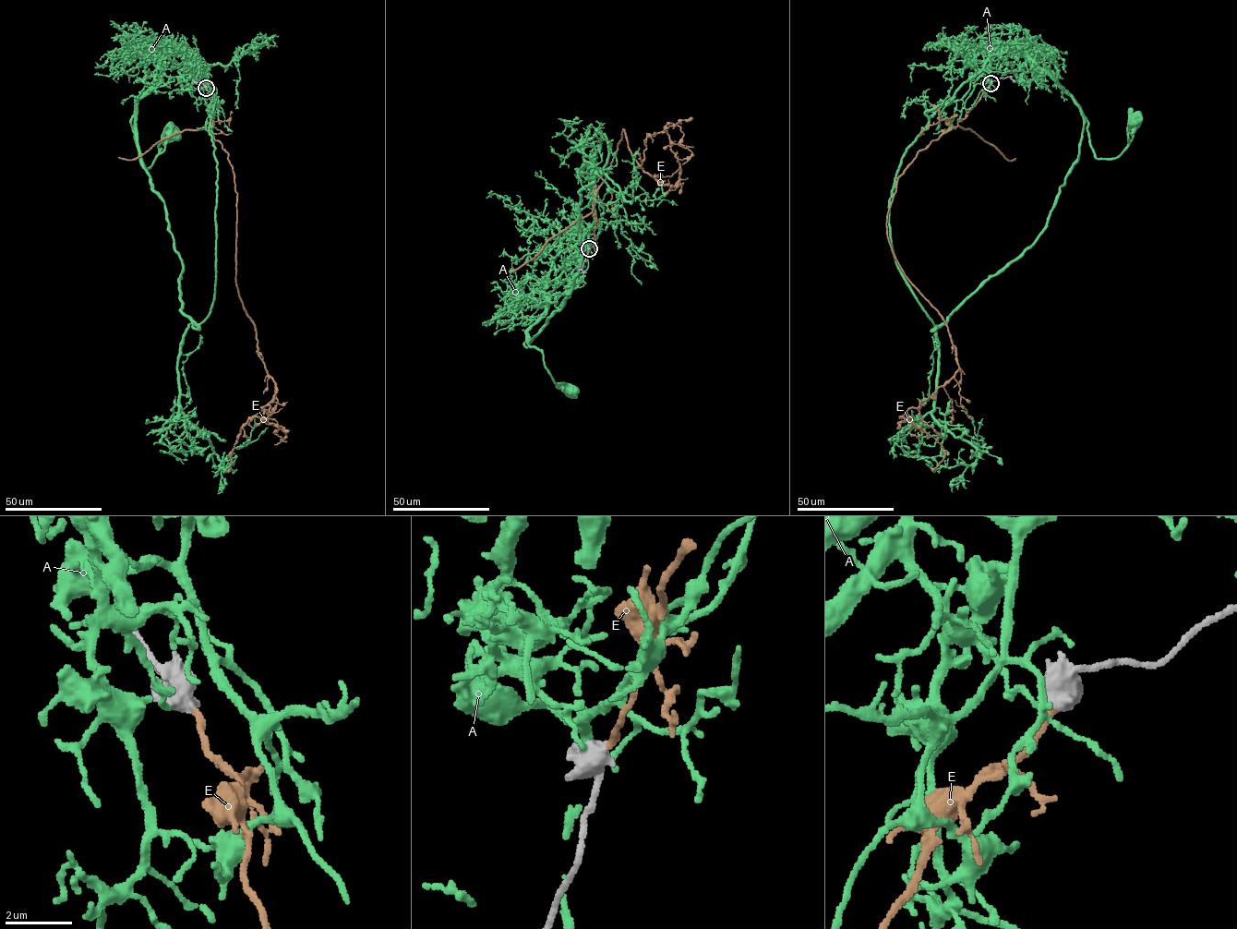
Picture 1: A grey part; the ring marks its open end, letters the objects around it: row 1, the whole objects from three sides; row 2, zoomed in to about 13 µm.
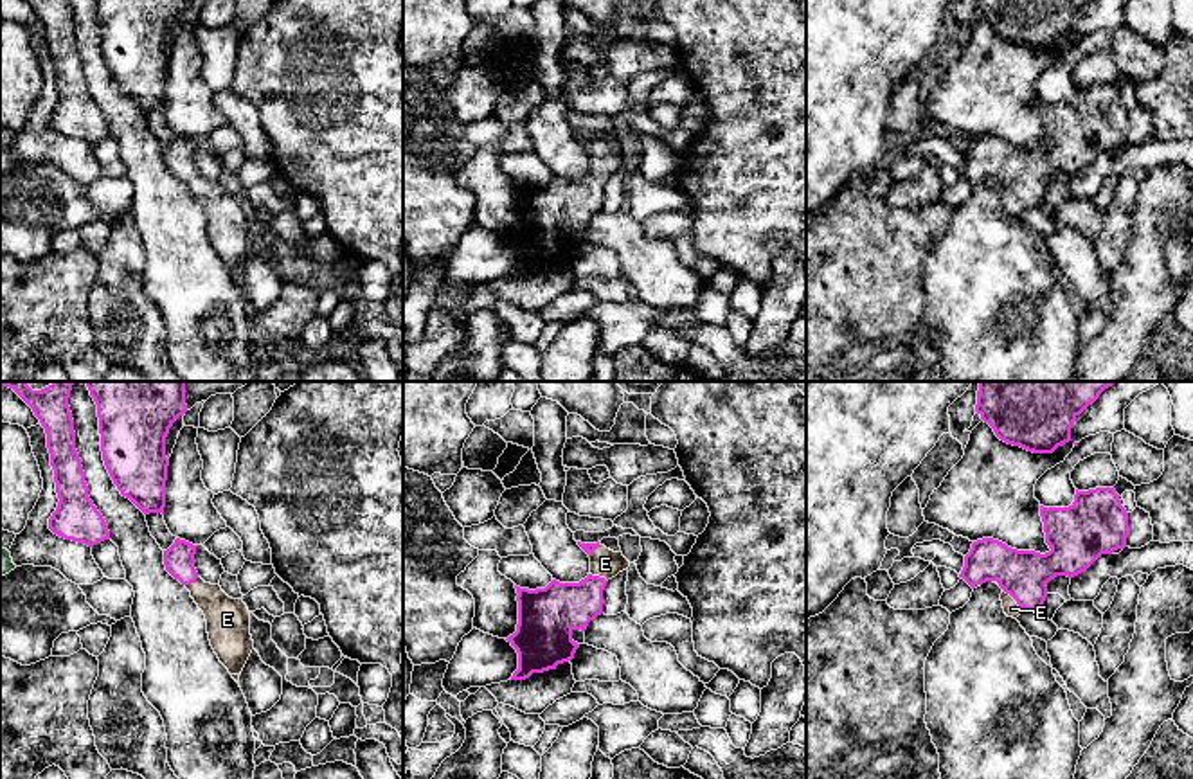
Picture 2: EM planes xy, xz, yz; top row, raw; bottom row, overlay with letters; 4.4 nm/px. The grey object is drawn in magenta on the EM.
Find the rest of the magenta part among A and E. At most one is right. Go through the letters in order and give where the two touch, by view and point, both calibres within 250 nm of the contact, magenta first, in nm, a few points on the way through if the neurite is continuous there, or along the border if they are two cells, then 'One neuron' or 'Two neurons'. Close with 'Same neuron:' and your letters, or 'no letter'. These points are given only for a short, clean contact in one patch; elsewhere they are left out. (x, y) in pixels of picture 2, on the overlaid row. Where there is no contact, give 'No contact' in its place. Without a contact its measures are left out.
A: No contact. Two neurons
E: Touches magenta at yz (1013, 598). Thickness 220 nm (magenta) against 70 nm. Path across: yz (1024, 574), (1024, 587), (1013, 598), (1012, 608). One neuron
Same neuron: E

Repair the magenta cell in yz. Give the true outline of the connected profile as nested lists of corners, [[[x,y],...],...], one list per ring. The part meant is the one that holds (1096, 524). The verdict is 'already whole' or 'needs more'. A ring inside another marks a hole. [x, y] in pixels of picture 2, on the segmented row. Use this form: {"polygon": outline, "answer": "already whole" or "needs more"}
{"polygon": [[[1114,488],[1076,489],[1074,502],[1069,507],[1040,506],[1040,516],[1049,552],[1017,551],[999,540],[982,538],[972,543],[959,574],[972,588],[986,581],[997,583],[1002,588],[1004,613],[1013,619],[1024,610],[1040,610],[1047,597],[1047,583],[1056,576],[1074,578],[1085,572],[1101,554],[1112,554],[1126,547],[1128,513]]], "answer": "needs more"}

